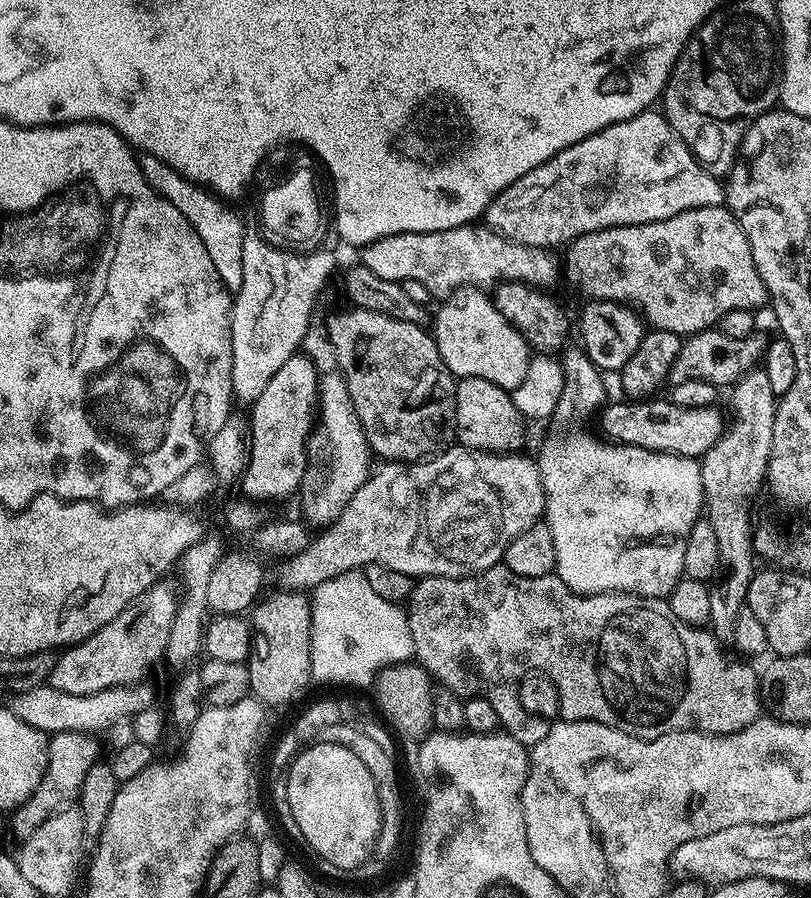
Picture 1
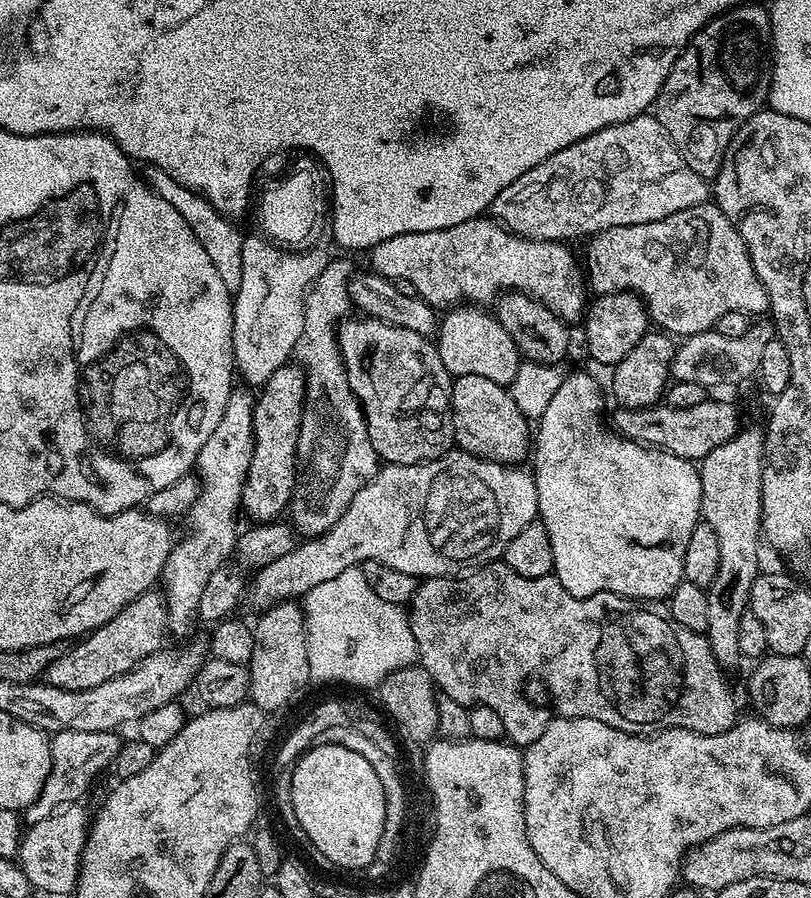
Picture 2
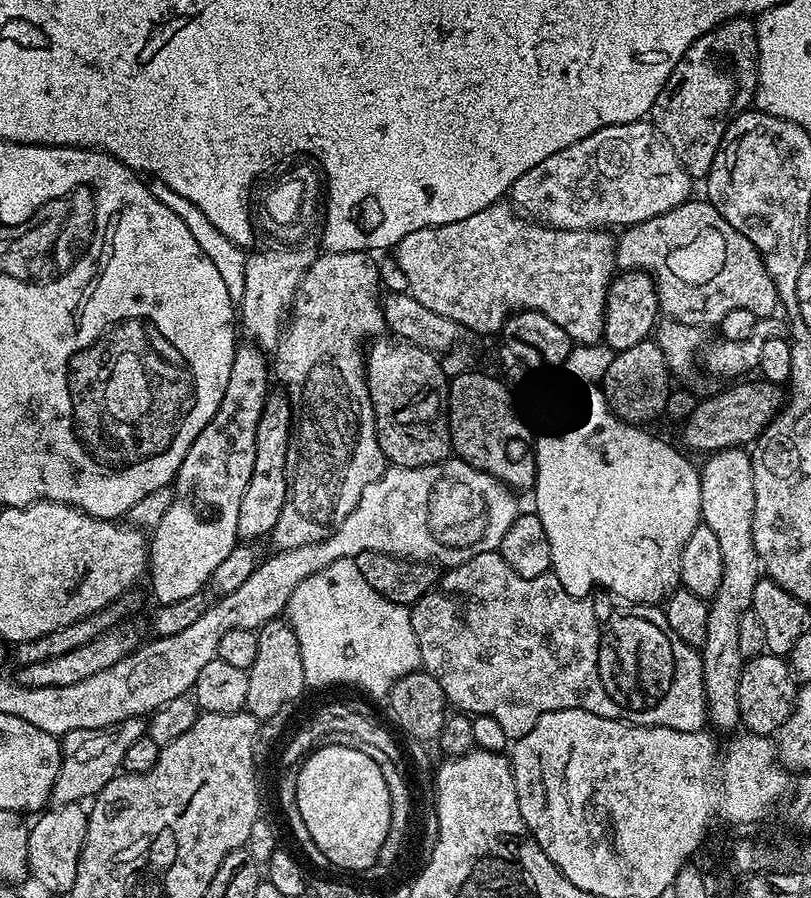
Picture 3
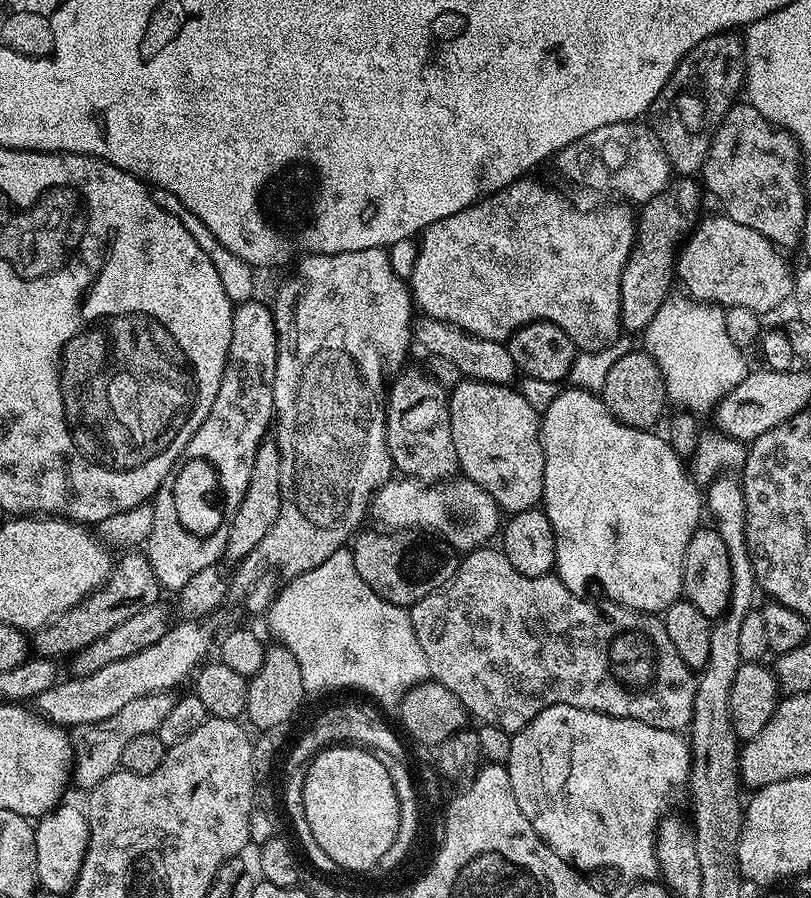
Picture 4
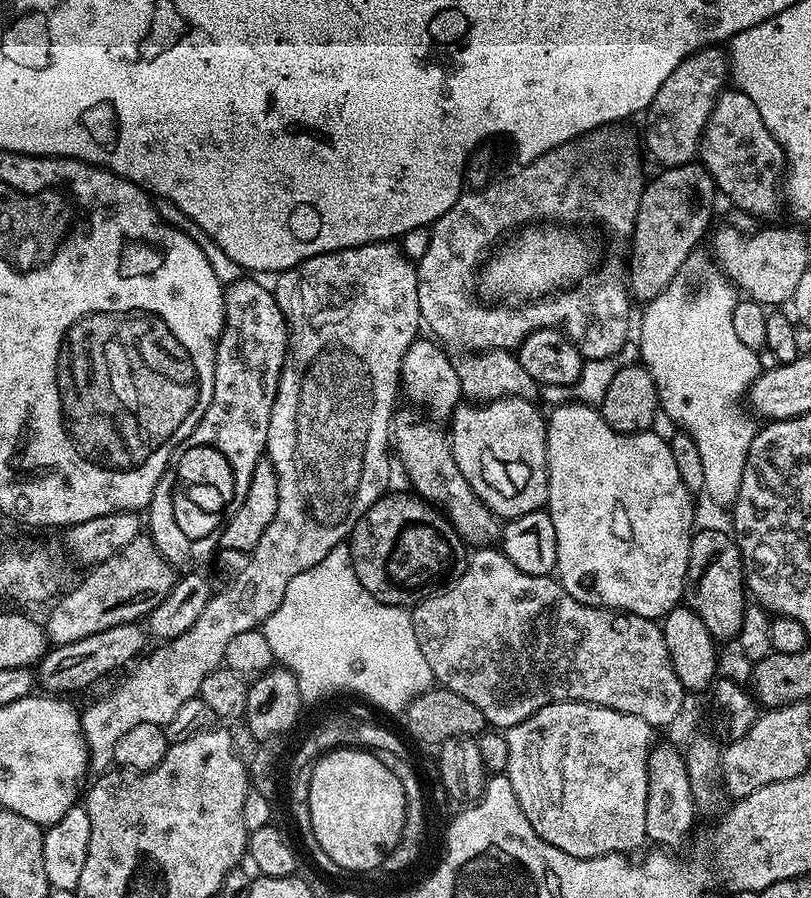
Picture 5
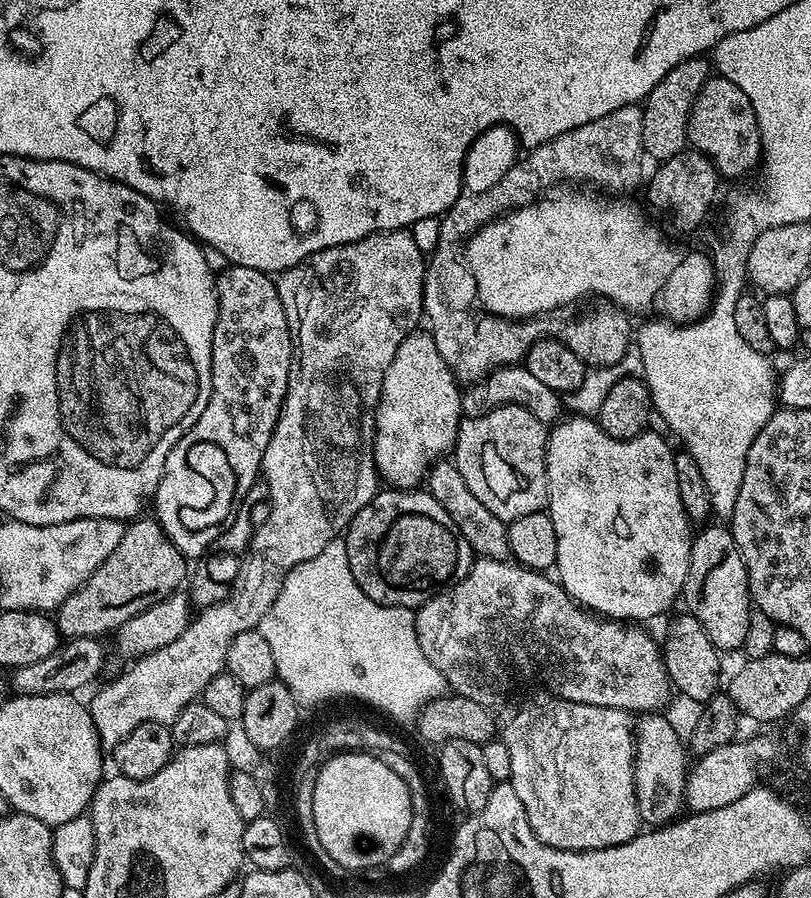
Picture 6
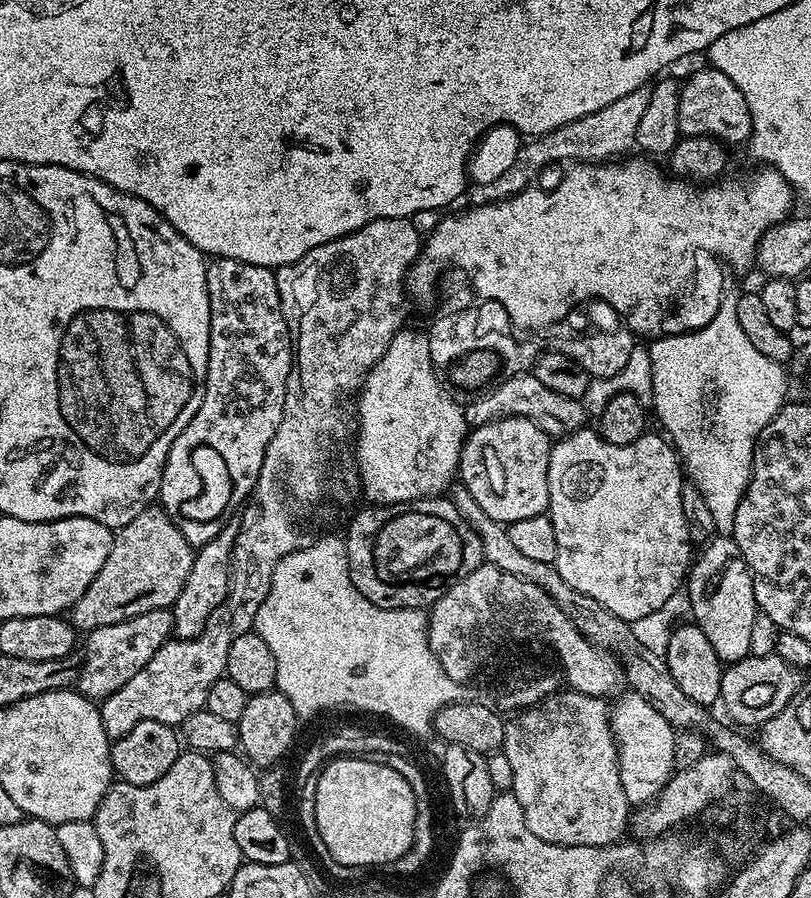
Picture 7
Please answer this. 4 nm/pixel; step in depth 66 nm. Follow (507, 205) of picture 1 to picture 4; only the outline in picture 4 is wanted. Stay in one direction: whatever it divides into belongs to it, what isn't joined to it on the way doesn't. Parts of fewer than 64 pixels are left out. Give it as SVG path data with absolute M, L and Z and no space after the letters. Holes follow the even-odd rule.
M629 122L626 124L611 124L602 126L577 144L566 146L557 152L554 165L568 180L588 180L596 188L605 188L608 192L617 192L619 199L631 202L636 206L643 206L656 196L661 196L668 189L674 173L668 162L668 155L662 150L658 138L651 127L644 122ZM609 156L614 163L609 168L596 164Z

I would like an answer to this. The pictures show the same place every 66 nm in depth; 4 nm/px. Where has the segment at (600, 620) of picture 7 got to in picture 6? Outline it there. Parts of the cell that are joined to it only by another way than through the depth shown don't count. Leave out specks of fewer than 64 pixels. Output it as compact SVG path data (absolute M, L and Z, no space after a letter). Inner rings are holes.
M451 459L437 460L428 469L426 491L434 497L438 506L442 506L442 510L446 510L446 514L450 518L454 518L454 526L458 526L462 538L466 538L466 542L470 542L473 553L477 557L489 560L508 560L511 557L508 524L496 516L492 516L490 510L486 510L486 506L482 506L482 502L478 502L478 498L474 498L470 486L466 486L466 478L462 478L462 474Z

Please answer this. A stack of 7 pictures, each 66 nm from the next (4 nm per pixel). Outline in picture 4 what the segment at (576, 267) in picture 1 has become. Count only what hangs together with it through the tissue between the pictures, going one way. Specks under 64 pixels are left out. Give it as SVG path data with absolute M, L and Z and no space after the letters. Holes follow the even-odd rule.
M705 215L683 241L678 252L678 280L696 302L712 302L725 309L746 306L767 314L792 295L793 269L784 261L785 253L750 226L742 226L728 216Z

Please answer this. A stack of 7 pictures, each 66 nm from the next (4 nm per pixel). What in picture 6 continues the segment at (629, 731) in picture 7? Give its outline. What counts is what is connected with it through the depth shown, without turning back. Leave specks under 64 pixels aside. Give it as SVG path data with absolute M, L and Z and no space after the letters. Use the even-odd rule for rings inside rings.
M644 714L635 721L636 765L634 786L636 804L640 807L643 823L648 826L663 826L672 823L685 807L684 787L688 781L690 756L685 741L680 741L676 728L664 714Z

